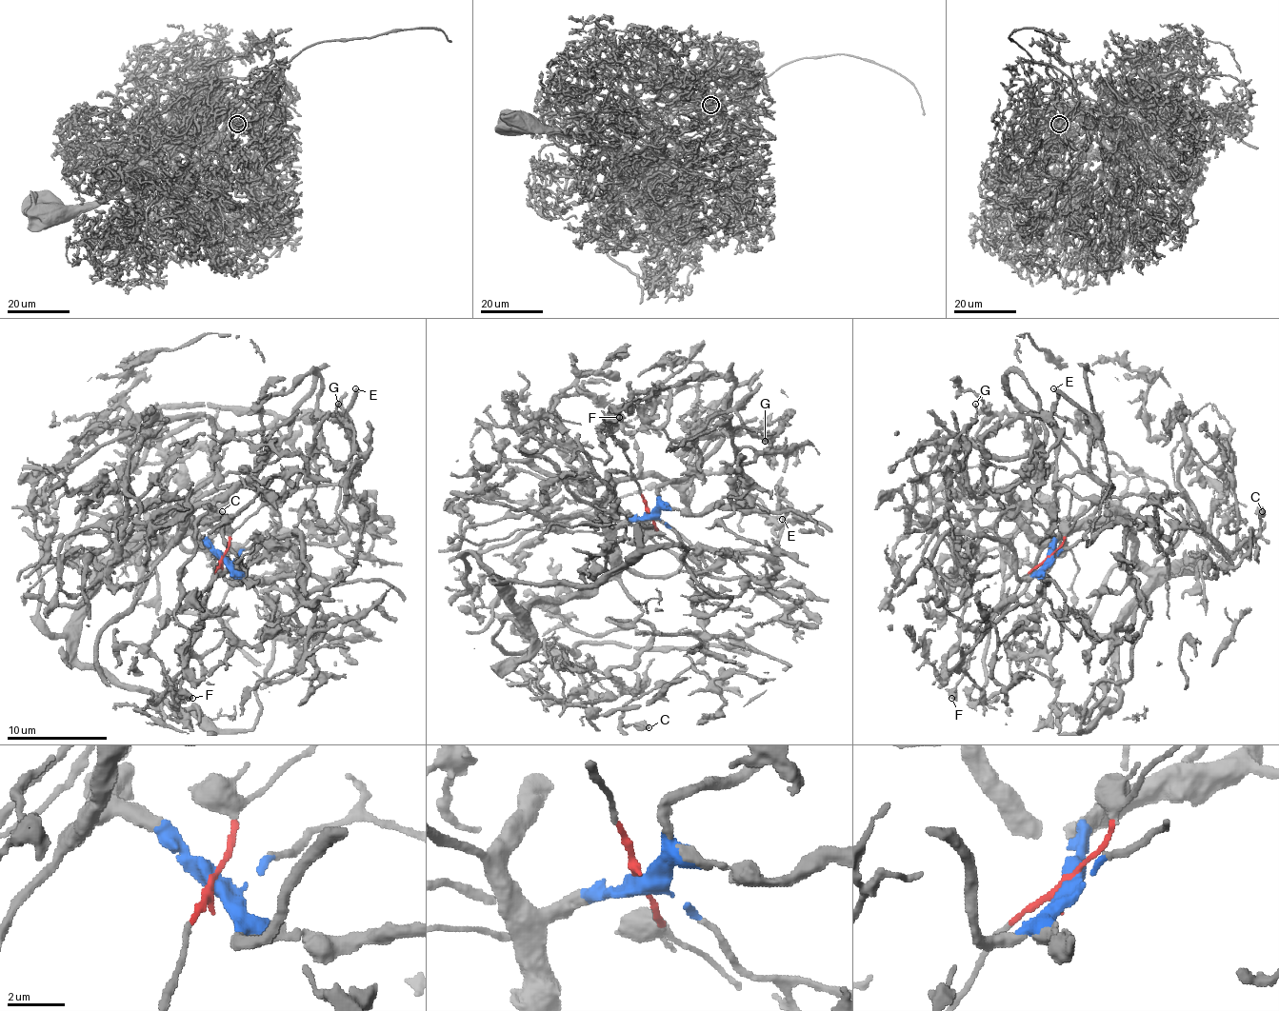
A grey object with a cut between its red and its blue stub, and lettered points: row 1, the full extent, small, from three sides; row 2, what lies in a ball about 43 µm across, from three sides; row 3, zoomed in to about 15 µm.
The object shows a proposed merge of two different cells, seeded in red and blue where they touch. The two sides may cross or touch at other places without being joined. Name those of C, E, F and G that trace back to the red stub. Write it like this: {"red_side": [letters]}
{"red_side": ["E", "F"]}

